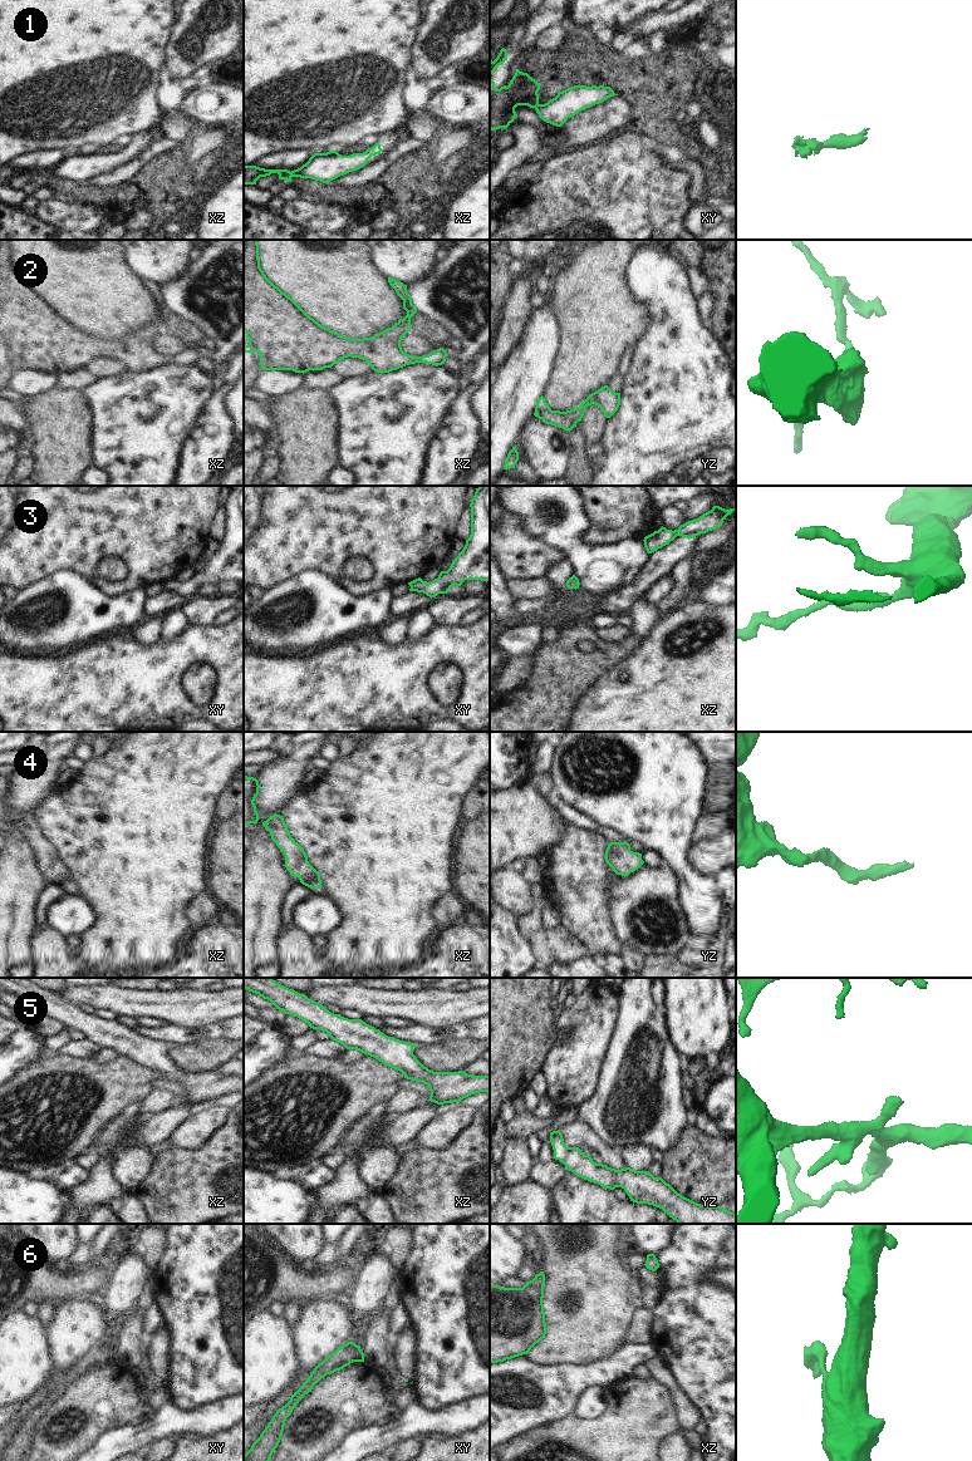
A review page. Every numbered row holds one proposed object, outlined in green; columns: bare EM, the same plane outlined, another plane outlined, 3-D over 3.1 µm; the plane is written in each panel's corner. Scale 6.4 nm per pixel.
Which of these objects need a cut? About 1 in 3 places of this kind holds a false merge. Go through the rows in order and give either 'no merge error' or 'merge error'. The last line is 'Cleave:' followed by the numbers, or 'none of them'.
1: no merge error
2: no merge error
3: no merge error
4: no merge error
5: no merge error
6: no merge error
Cleave: none of them

